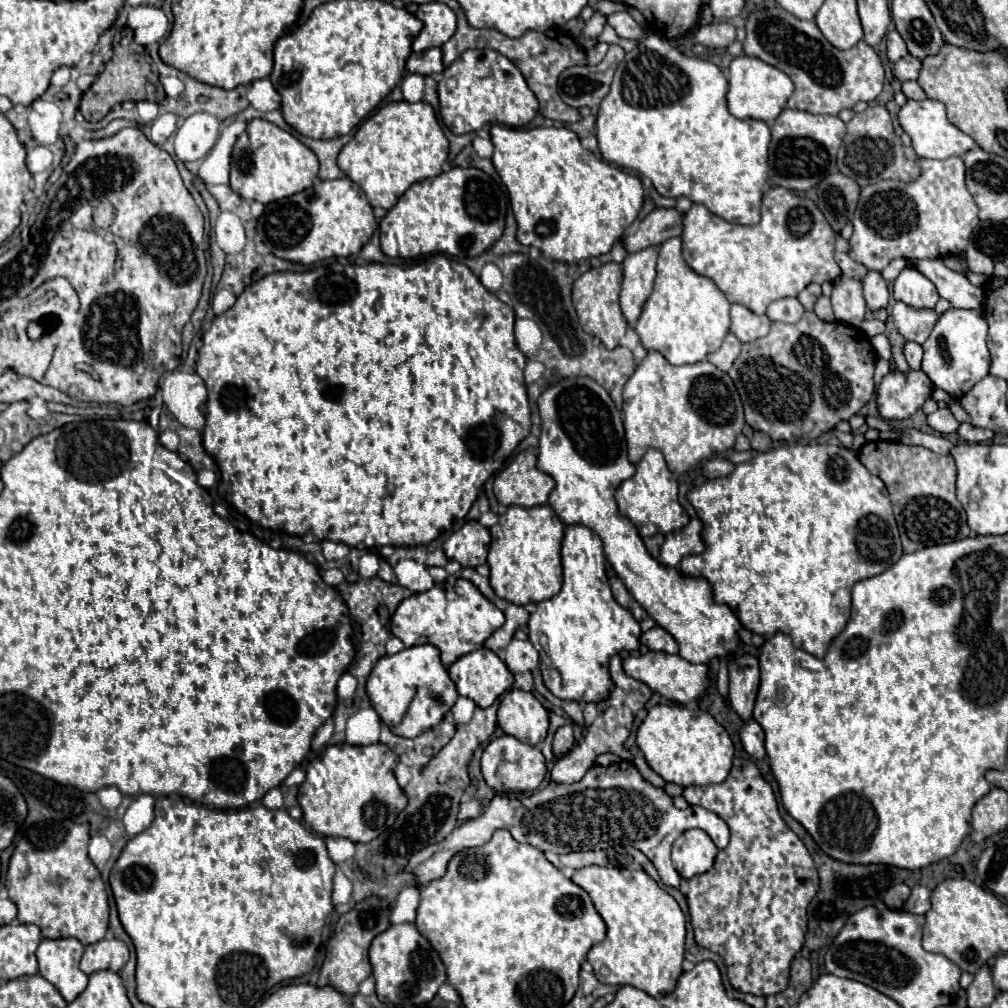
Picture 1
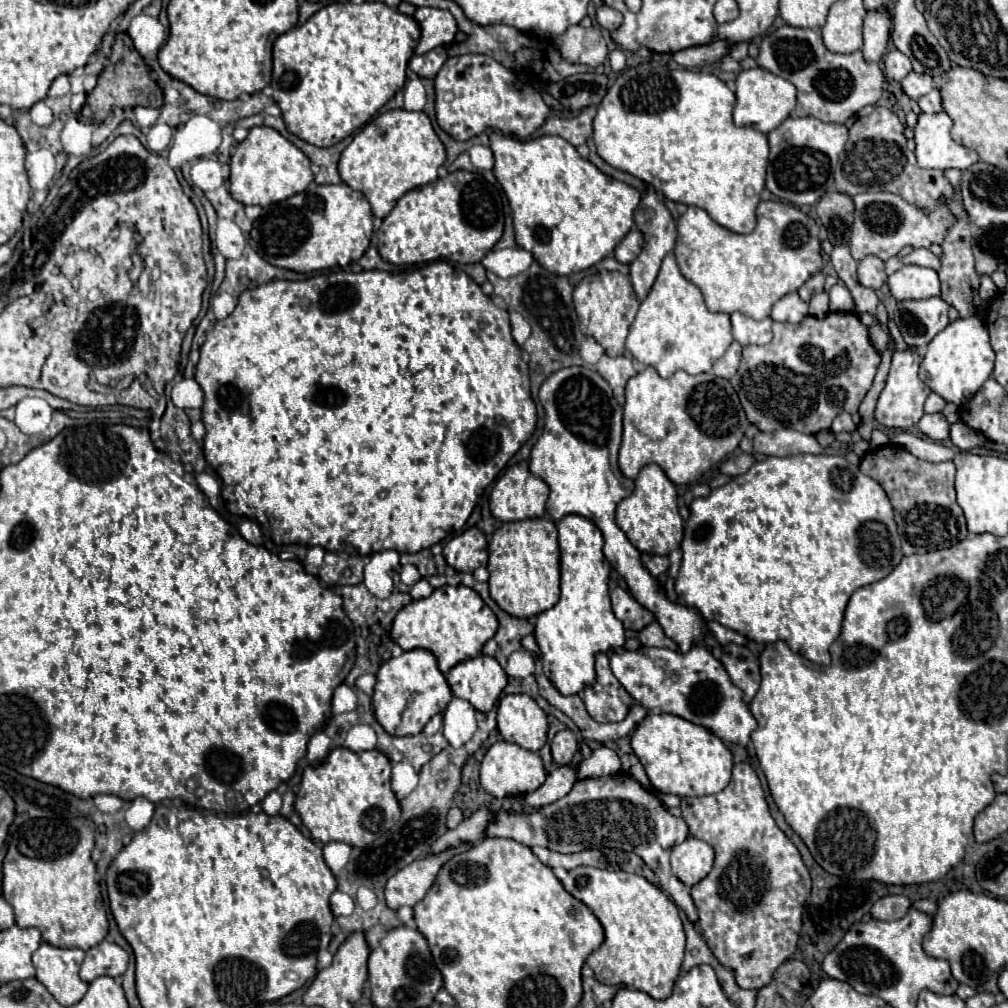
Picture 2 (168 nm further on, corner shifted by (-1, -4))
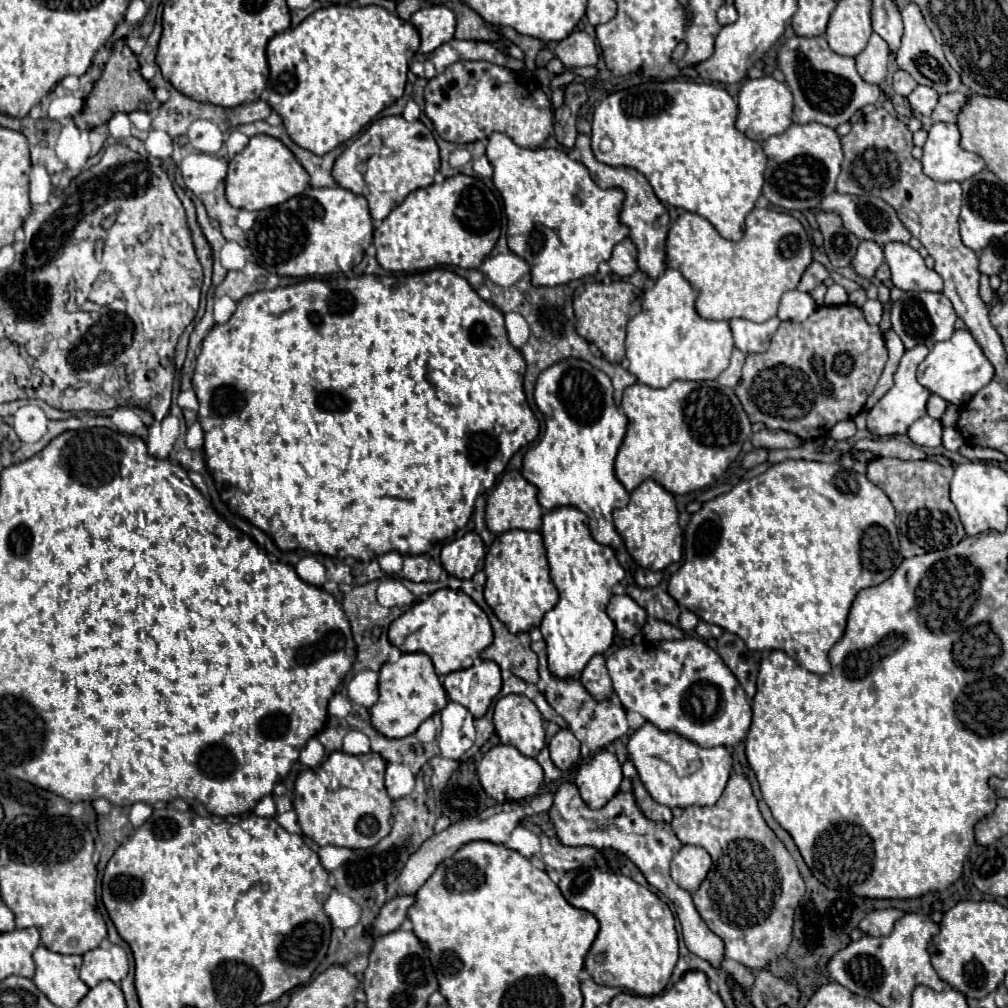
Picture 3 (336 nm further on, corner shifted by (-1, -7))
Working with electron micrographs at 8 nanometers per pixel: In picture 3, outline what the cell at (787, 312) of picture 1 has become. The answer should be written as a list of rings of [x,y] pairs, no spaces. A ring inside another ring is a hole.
[[[793,289],[793,291],[787,291],[781,297],[781,305],[779,305],[777,317],[781,321],[803,321],[815,309],[817,309],[817,303],[813,301],[811,293],[801,293],[801,291]]]

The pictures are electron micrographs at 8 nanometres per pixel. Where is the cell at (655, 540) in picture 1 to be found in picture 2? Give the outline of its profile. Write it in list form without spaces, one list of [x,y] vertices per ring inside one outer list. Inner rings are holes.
[[[641,554],[641,560],[645,564],[645,568],[657,578],[659,574],[665,574],[669,568],[669,558],[667,556],[659,556],[659,554]]]

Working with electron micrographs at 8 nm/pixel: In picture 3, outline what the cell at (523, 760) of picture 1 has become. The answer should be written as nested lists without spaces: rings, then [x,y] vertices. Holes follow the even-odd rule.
[[[495,745],[493,749],[489,749],[483,755],[483,759],[477,767],[477,775],[479,775],[479,781],[485,789],[485,793],[489,797],[493,797],[497,803],[505,803],[507,799],[509,801],[521,801],[521,799],[533,797],[537,793],[537,789],[541,787],[541,783],[543,783],[541,765],[535,759],[521,755],[511,745]]]

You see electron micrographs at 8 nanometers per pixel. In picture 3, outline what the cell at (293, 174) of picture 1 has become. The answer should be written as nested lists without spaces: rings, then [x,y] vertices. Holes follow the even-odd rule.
[[[255,135],[249,139],[247,147],[229,161],[229,173],[225,177],[225,197],[237,209],[261,211],[303,193],[307,185],[307,171],[303,171],[301,163],[279,139],[269,135]]]

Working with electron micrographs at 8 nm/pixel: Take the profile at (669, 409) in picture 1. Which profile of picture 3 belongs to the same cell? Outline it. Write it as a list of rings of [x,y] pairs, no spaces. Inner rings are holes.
[[[673,381],[667,389],[653,389],[635,383],[623,391],[623,411],[629,419],[629,425],[615,459],[615,475],[629,493],[645,479],[657,481],[673,495],[705,489],[727,471],[751,435],[749,417],[743,411],[735,391],[719,385],[717,381]]]

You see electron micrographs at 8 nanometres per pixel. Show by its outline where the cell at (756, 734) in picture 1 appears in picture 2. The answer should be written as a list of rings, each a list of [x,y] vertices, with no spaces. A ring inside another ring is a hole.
[[[695,646],[687,654],[669,648],[627,650],[611,656],[611,670],[641,706],[657,712],[671,712],[693,724],[705,726],[725,742],[745,748],[751,734],[757,730],[757,720],[751,716],[749,706],[743,704],[739,688],[731,684],[723,664],[703,646]]]

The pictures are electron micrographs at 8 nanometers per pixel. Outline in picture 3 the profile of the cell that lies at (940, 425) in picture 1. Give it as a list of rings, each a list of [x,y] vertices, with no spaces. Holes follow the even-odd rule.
[[[929,415],[917,419],[909,431],[907,437],[921,447],[939,447],[941,445],[941,433],[943,433],[943,425],[937,419],[931,419]]]

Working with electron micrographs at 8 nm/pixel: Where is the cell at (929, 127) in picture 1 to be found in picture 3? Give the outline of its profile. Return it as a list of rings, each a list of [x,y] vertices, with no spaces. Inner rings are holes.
[[[935,123],[923,145],[923,171],[935,181],[963,183],[985,169],[985,161],[959,145],[957,125]]]

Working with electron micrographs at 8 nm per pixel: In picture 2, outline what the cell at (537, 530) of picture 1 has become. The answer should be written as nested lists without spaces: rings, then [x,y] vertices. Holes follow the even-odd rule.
[[[549,518],[503,522],[489,542],[489,590],[491,598],[511,616],[529,618],[549,610],[559,600],[559,540],[557,524]]]

